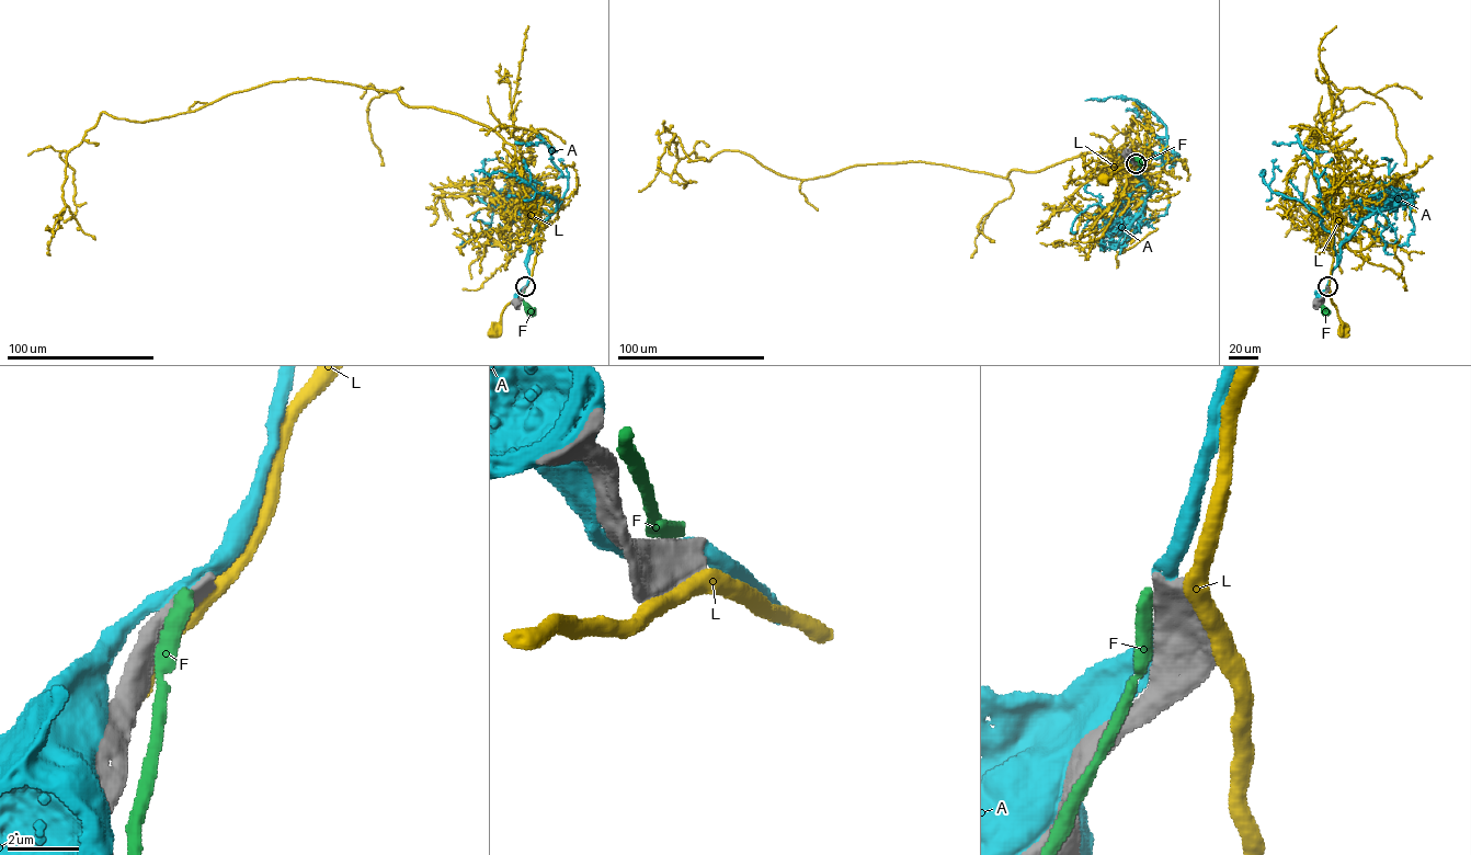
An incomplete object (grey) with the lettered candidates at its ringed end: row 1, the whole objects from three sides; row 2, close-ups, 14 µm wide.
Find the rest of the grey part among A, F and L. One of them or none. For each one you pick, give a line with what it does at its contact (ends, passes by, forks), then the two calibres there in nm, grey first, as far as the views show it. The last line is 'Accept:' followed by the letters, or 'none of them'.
Accept: none of them

